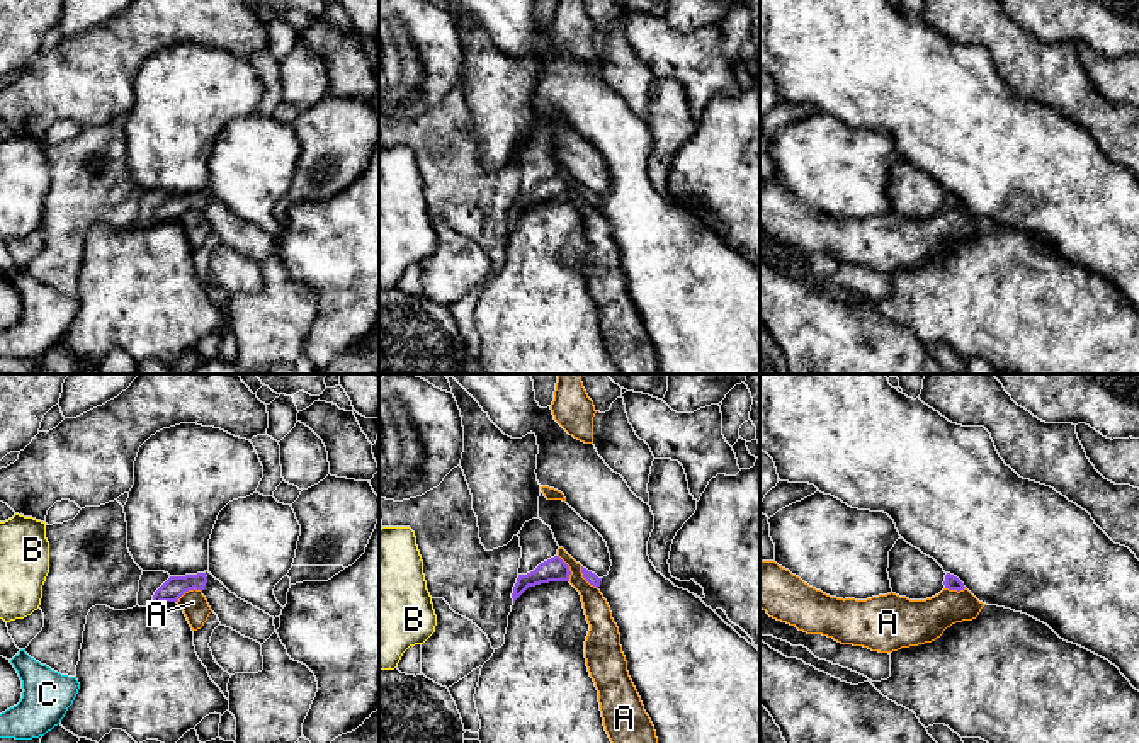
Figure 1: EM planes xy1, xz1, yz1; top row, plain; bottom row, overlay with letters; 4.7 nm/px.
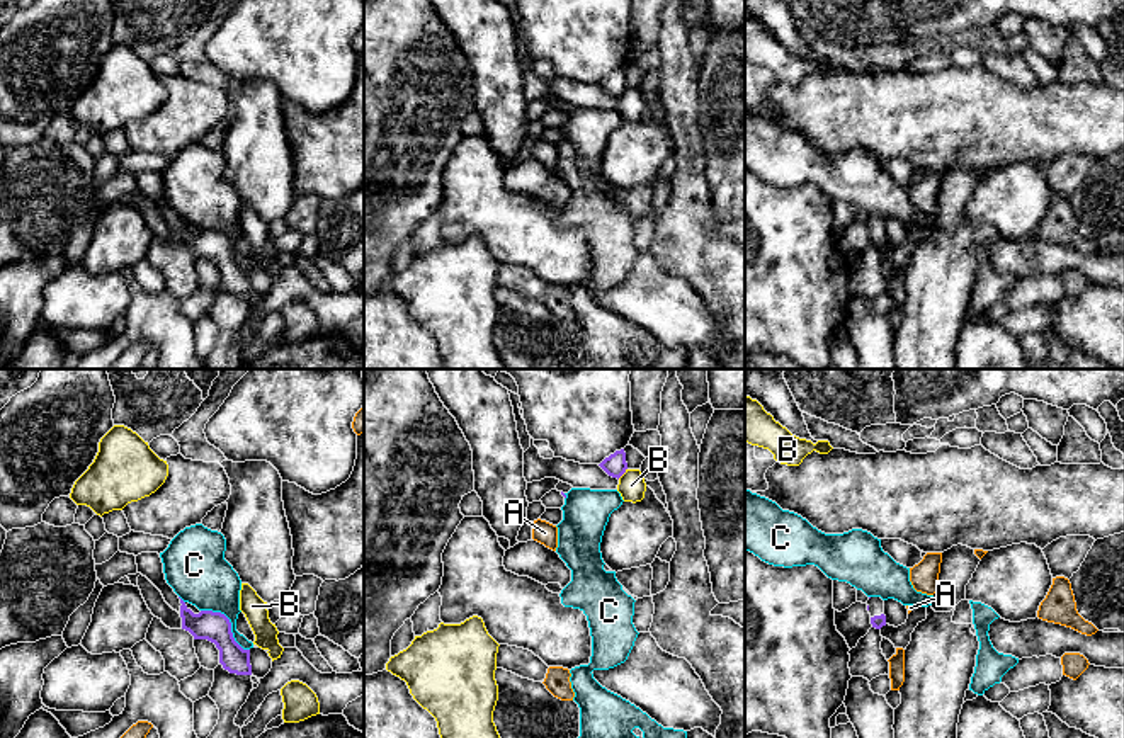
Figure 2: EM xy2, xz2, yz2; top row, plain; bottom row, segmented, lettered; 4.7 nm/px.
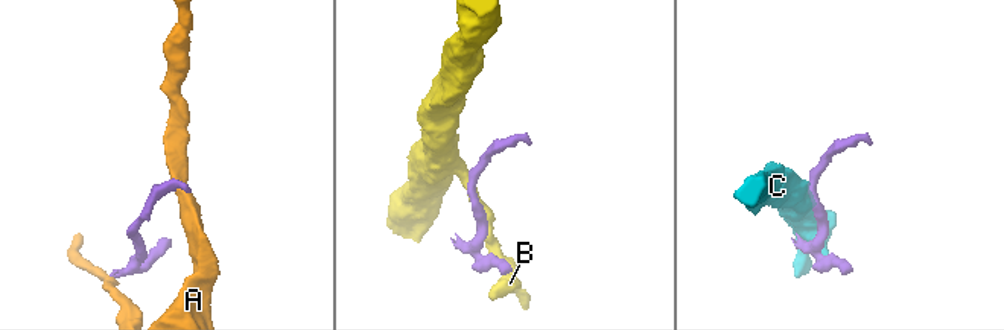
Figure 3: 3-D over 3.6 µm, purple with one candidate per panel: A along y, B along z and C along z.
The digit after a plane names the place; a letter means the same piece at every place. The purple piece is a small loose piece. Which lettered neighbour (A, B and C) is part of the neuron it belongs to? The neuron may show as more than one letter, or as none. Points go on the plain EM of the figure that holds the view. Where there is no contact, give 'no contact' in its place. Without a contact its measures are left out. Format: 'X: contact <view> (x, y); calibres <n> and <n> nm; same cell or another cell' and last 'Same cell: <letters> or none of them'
A: contact xy1 (187, 209); calibres 100 and 120 nm; another cell
B: contact xz2 (623, 92); calibres 100 and 130 nm; another cell
C: contact xy2 (230, 242); calibres 140 and 280 nm; same cell
Same cell: C

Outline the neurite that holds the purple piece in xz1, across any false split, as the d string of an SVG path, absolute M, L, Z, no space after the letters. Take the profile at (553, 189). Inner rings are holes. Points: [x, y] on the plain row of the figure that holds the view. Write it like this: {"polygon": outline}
{"polygon": "M554 175L541 182L534 190L518 194L512 218L515 221L529 206L549 201L570 201L570 194L570 185L559 175Z"}

